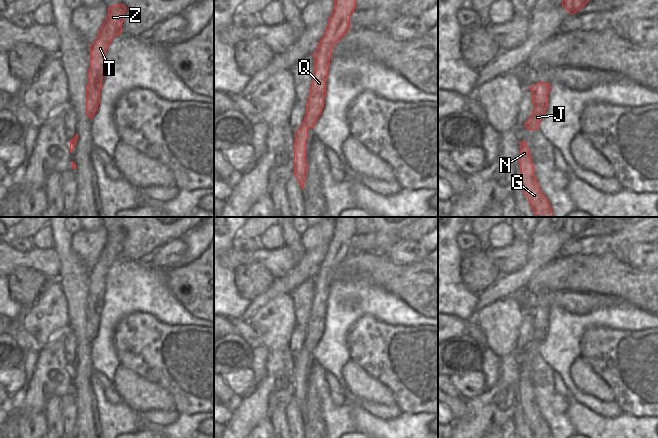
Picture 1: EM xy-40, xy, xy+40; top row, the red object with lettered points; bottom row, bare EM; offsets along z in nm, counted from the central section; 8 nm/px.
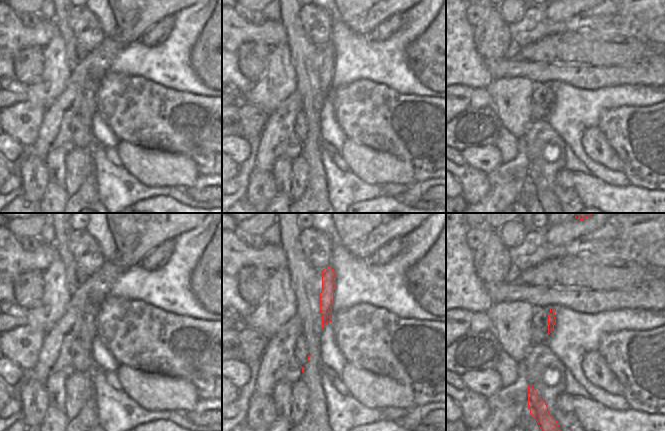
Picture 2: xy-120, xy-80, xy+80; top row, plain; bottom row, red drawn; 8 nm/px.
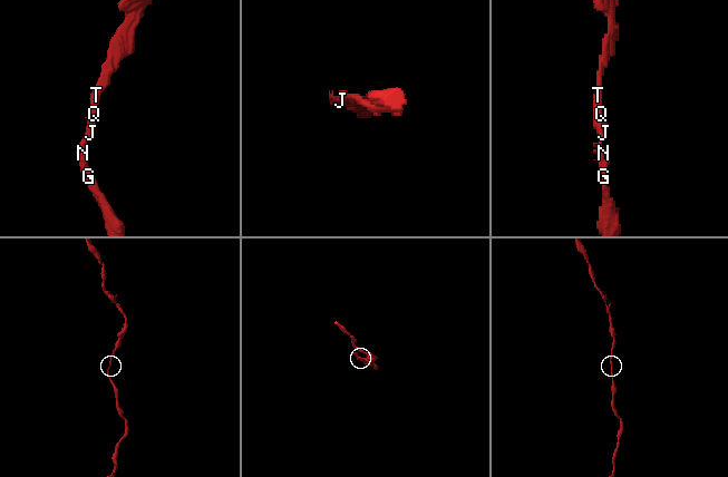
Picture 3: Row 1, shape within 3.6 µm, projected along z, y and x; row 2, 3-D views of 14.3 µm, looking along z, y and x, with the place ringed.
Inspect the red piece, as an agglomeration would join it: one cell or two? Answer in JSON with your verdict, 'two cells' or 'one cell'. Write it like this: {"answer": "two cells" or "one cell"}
{"answer": "one cell"}

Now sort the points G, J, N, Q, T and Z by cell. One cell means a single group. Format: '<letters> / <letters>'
G J N Q T Z

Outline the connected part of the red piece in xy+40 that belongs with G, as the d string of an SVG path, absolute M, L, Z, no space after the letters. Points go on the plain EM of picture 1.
M520 366L520 409L528 421L528 425L534 438L553 438L550 427L546 420L540 415L540 411L534 399L534 389L526 366Z

